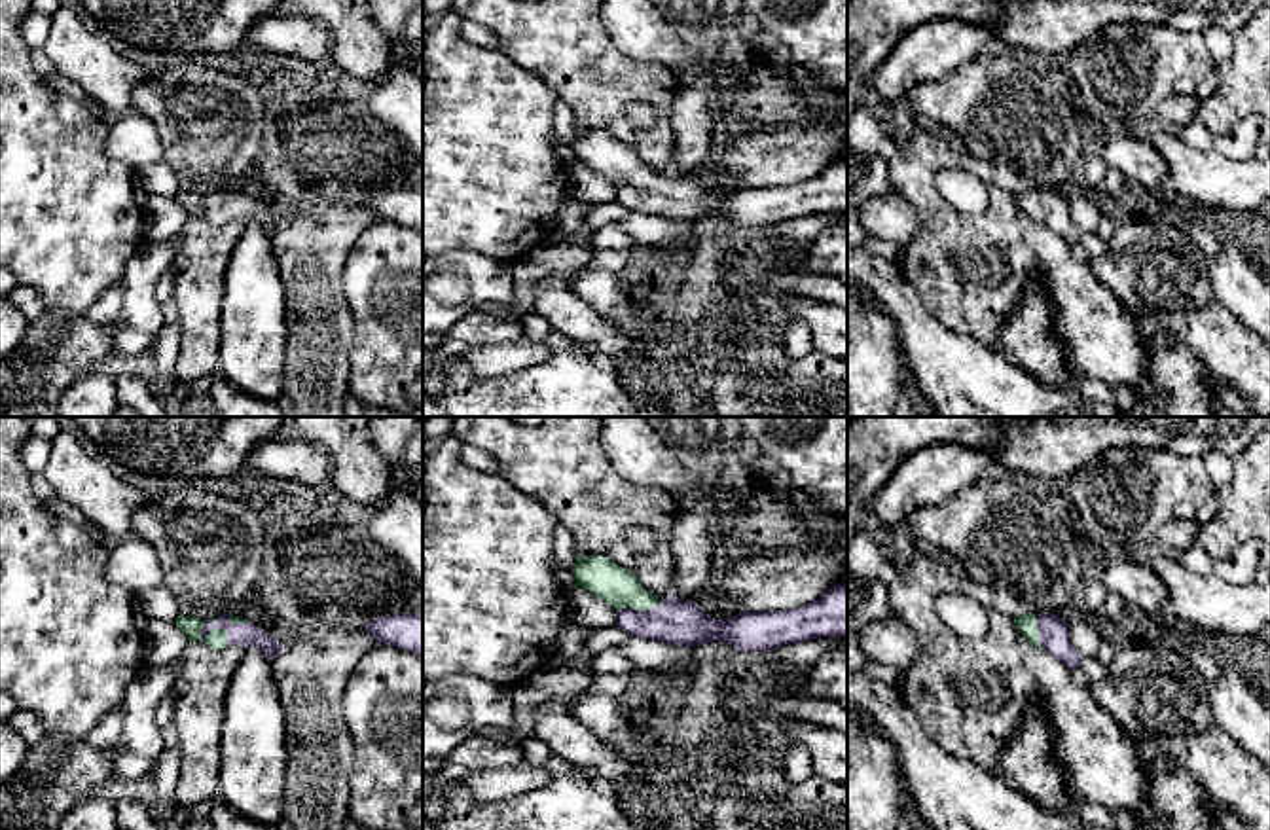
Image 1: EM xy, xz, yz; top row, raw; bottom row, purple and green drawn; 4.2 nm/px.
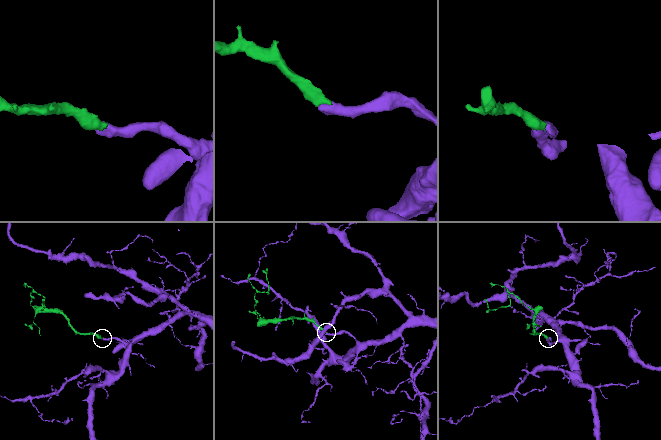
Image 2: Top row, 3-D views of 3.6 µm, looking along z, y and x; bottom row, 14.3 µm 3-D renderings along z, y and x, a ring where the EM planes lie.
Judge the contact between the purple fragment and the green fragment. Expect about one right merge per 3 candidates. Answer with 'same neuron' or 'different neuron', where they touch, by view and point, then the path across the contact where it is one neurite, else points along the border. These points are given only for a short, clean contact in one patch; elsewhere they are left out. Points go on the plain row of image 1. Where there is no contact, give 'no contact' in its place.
same neuron; contact xy (213, 205); way xy (247, 211), (234, 205), (213, 205), (217, 215)

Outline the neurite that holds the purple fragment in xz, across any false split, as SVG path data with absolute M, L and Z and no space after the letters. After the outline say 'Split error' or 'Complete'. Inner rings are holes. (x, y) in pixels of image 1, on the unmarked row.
M576 131L572 152L572 161L616 186L616 201L631 212L679 222L720 216L737 227L771 227L821 212L847 214L847 155L792 186L715 195L690 176L650 171L633 148L603 131Z. Split error

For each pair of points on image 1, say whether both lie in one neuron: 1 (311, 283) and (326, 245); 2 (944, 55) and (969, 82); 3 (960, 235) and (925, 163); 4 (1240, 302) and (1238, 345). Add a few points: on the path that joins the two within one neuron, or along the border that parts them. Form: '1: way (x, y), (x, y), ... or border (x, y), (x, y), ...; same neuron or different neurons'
1: way (311, 273), (311, 260), (317, 254); same neuron
2: border (999, 50), (979, 52), (943, 76), (918, 86); different neurons
3: way (943, 218), (925, 199), (925, 180); same neuron
4: border (1215, 300), (1250, 332); different neurons

